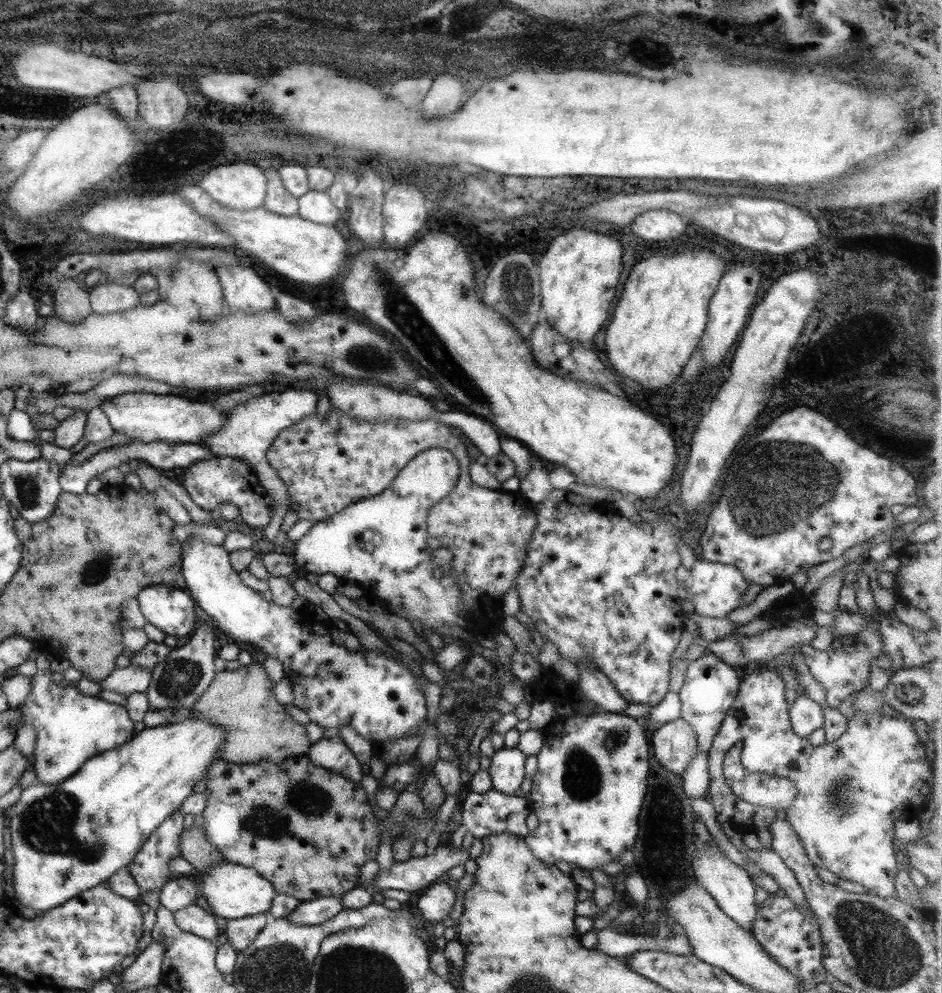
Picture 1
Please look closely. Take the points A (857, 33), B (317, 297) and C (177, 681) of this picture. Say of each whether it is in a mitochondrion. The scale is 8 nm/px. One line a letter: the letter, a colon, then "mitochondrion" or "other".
A: other
B: other
C: mitochondrion

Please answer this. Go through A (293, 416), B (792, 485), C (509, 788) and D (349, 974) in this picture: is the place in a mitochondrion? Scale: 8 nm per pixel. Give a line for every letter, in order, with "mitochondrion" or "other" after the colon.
A: other
B: mitochondrion
C: other
D: mitochondrion

